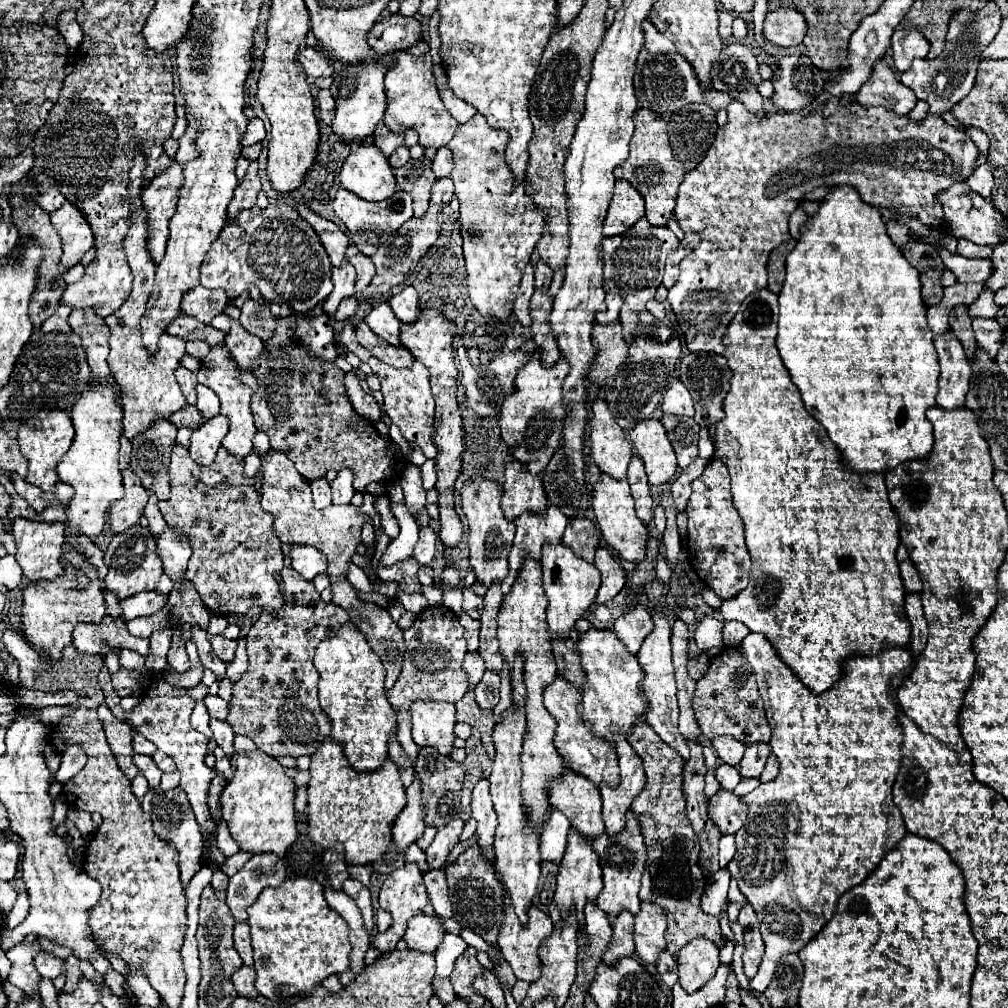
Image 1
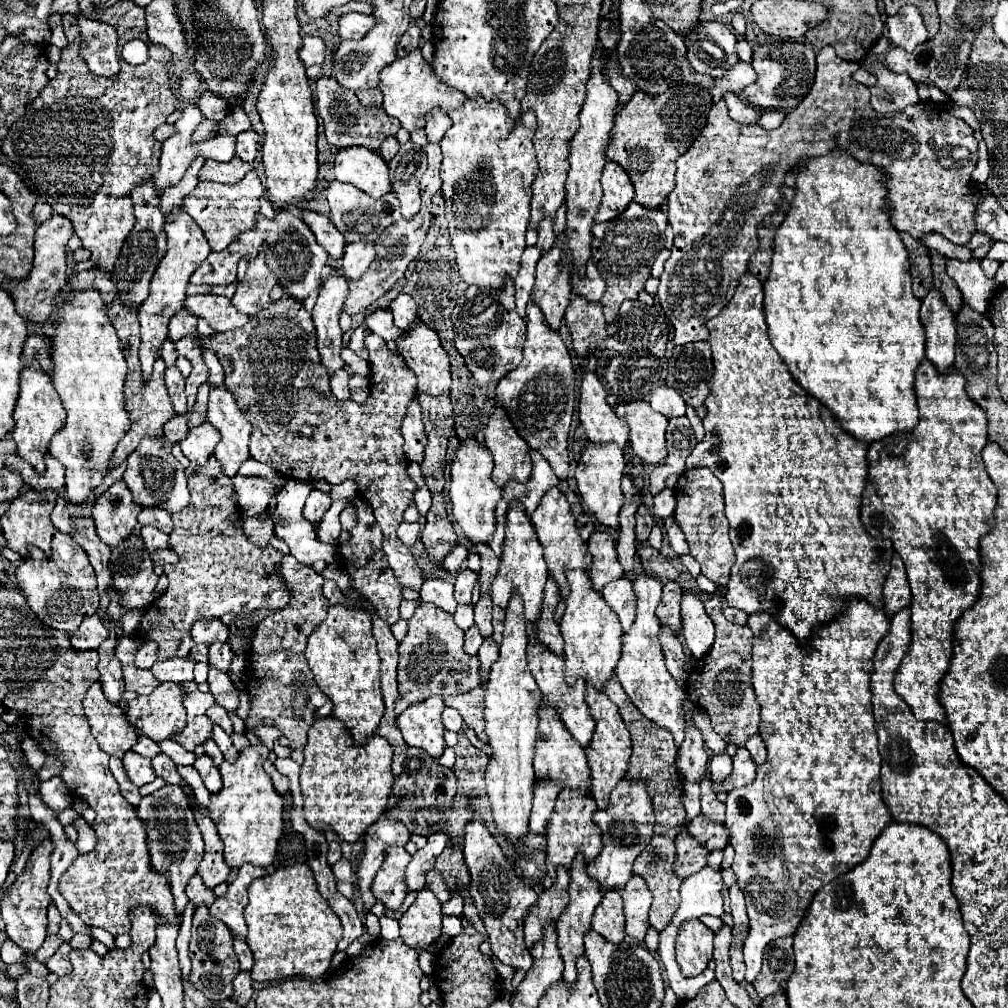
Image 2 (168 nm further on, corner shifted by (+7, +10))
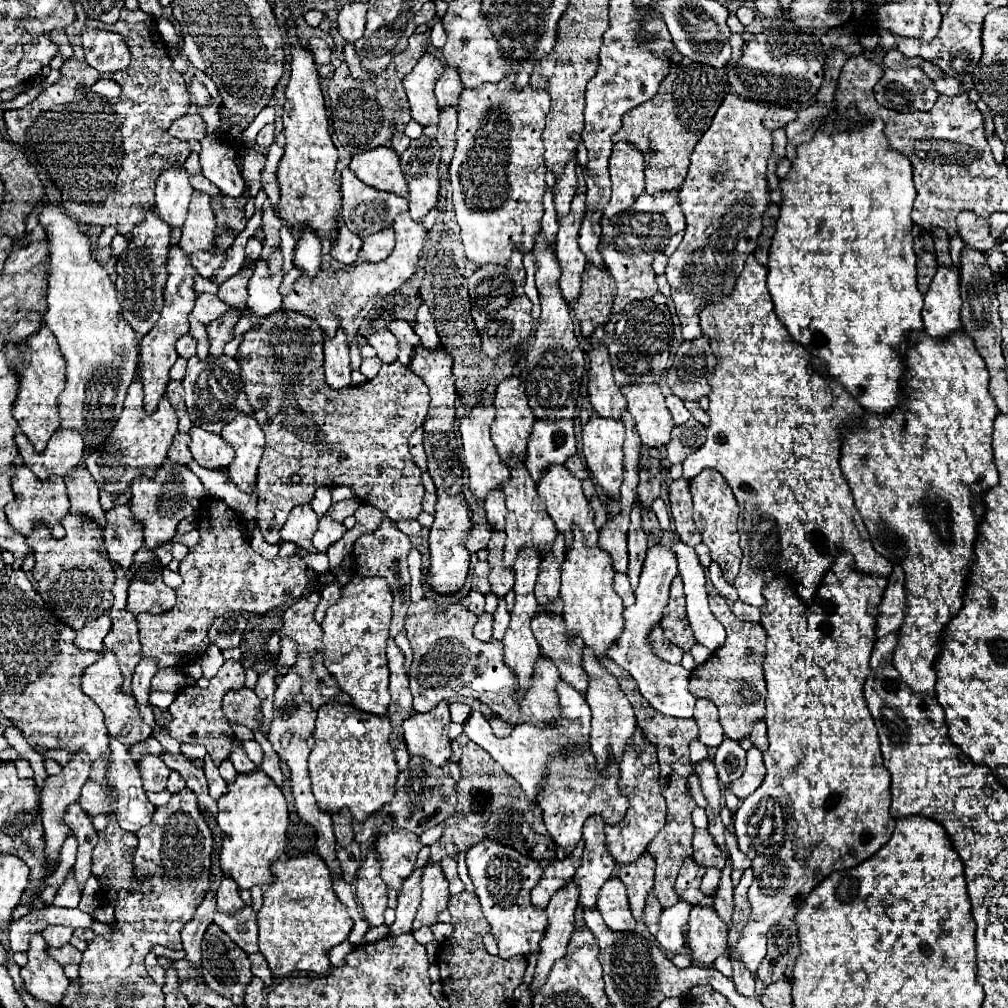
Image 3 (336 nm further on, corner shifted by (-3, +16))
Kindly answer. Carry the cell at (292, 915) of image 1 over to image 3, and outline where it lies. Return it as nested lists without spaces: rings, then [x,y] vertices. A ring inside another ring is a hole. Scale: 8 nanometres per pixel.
[[[318,854],[278,860],[272,864],[274,882],[264,888],[262,896],[262,908],[258,912],[258,928],[260,928],[260,952],[264,954],[268,968],[274,976],[290,976],[292,972],[316,972],[324,974],[330,970],[328,952],[332,946],[344,942],[352,930],[352,918],[346,910],[346,906],[338,900],[338,896],[332,890],[332,876],[328,866]]]

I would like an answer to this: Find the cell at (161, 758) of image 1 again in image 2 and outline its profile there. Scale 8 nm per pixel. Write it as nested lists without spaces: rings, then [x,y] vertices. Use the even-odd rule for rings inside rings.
[[[158,754],[158,756],[152,760],[152,766],[154,766],[156,774],[158,774],[166,784],[180,784],[180,782],[182,782],[180,774],[176,772],[176,764],[172,762],[170,756]]]

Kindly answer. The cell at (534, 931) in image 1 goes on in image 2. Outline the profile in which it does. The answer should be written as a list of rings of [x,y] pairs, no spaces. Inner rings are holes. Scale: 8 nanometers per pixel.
[[[474,820],[466,826],[464,836],[464,862],[470,870],[470,884],[468,892],[472,894],[472,900],[478,908],[478,914],[486,926],[488,942],[492,946],[492,954],[502,964],[508,964],[512,968],[530,970],[532,968],[532,956],[528,952],[528,946],[524,944],[524,914],[528,912],[528,906],[532,906],[538,898],[538,894],[532,890],[530,884],[526,884],[518,874],[514,864],[506,858],[502,848],[494,842],[492,834],[486,830],[482,820]]]

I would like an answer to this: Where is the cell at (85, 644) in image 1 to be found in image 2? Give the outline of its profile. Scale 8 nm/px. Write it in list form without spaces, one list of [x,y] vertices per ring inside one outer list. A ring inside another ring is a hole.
[[[98,614],[86,616],[78,630],[72,634],[70,642],[74,650],[96,650],[108,638],[108,628],[102,624]]]

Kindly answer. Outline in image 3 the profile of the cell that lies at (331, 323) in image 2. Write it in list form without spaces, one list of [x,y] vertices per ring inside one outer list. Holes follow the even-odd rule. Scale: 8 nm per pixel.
[[[338,328],[334,338],[328,338],[324,342],[324,374],[330,388],[344,388],[350,386],[350,354],[348,354],[348,342],[346,332]]]

